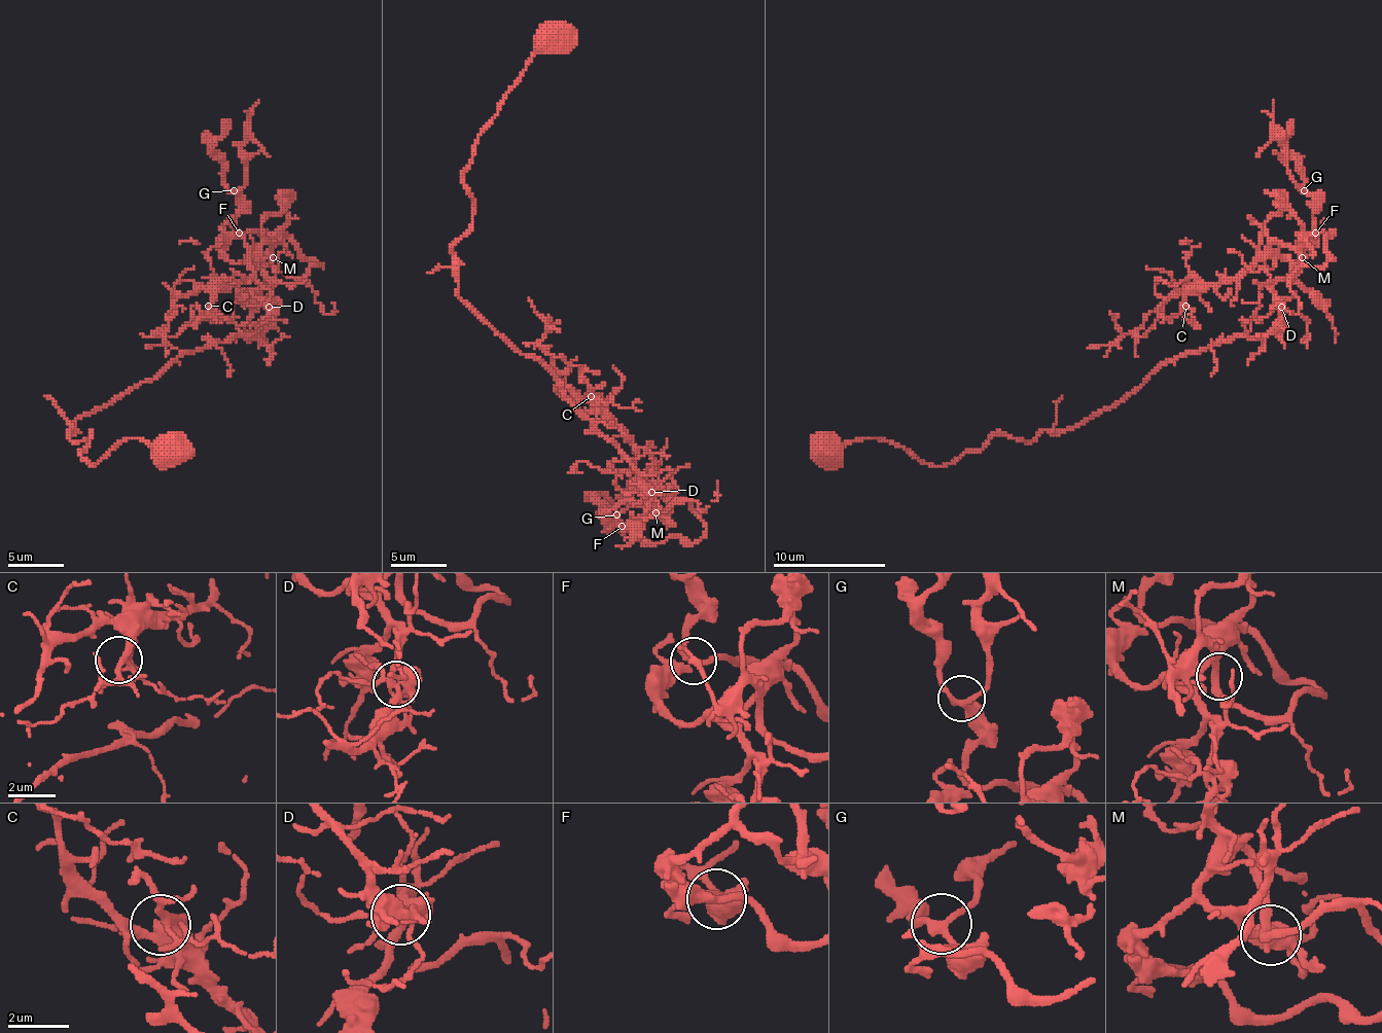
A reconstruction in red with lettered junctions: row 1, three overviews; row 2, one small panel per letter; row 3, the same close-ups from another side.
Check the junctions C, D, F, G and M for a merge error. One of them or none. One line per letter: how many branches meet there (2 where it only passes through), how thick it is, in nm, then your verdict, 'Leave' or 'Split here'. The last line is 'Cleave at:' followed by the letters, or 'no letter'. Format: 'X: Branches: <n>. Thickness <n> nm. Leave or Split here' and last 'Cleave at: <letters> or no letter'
C: Branches: 5. Thickness 220 nm. Leave
D: Branches: 7. Thickness 360 nm. Leave
F: Branches: 4. Thickness 280 nm. Leave
G: Branches: 3. Thickness 200 nm. Leave
M: Branches: 4. Thickness 260 nm. Leave
Cleave at: no letter

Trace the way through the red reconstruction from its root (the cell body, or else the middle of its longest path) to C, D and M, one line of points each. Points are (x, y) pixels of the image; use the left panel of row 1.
C: (174, 359), (253, 336), (273, 303), (270, 280), (247, 257), (253, 272), (208, 306)
D: (174, 359), (202, 351), (216, 343), (227, 343), (234, 336), (253, 336), (267, 317), (270, 306)
M: (174, 359), (234, 336), (253, 336), (258, 331), (273, 303), (270, 278), (261, 260), (267, 255), (273, 257)

